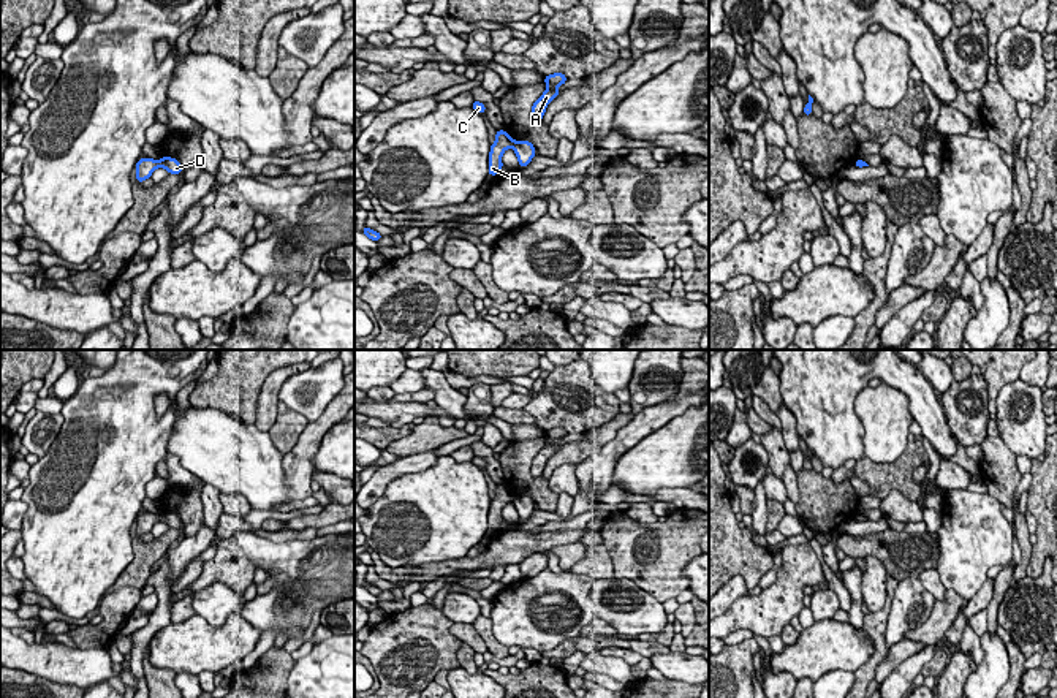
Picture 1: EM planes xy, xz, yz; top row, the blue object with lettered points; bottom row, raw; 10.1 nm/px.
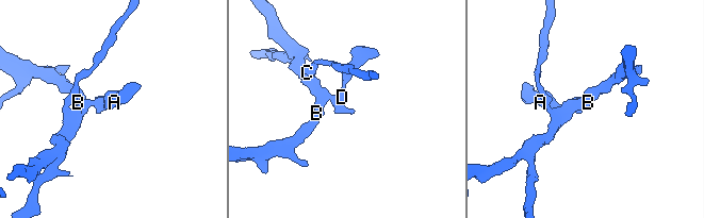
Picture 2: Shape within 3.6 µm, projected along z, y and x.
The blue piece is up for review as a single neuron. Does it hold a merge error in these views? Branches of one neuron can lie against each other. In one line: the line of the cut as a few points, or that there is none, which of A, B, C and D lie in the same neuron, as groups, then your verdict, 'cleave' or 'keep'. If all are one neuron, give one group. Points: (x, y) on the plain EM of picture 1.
cut xy (159, 515), (160, 519); groups A D / B C; cleave

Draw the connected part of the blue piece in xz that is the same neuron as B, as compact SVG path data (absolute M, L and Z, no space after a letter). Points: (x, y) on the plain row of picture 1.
M505 484L497 486L495 497L491 500L491 506L489 506L487 529L497 530L497 527L503 522L503 518L502 518L503 506L513 502L514 497L516 495Z

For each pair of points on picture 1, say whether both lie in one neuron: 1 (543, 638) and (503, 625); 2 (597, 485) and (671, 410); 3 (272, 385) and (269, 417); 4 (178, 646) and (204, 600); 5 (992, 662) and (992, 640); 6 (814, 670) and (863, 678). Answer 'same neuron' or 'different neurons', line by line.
1: same neuron
2: same neuron
3: same neuron
4: different neurons
5: same neuron
6: different neurons

